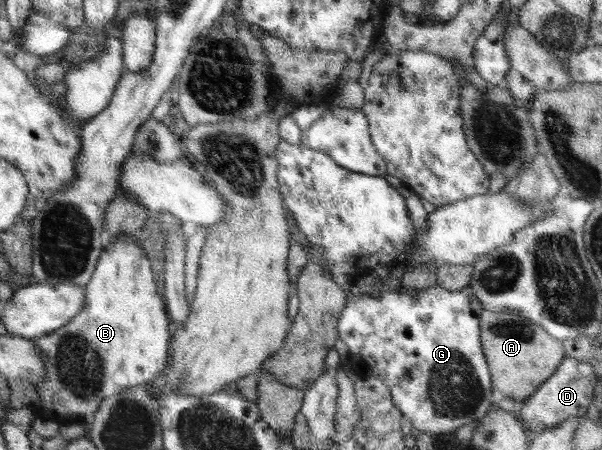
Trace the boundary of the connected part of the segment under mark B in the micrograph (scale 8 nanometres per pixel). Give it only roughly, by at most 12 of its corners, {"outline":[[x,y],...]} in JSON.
{"outline":[[138,234],[104,248],[82,311],[35,339],[36,417],[151,383],[173,330]]}

